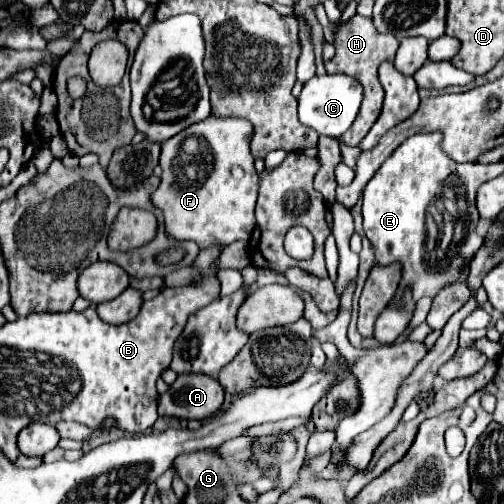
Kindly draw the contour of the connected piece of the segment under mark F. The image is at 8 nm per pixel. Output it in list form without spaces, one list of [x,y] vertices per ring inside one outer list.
[[[210,115],[162,143],[162,183],[152,193],[152,201],[164,211],[170,237],[192,239],[200,249],[250,239],[260,183],[250,141],[252,125],[246,119]]]

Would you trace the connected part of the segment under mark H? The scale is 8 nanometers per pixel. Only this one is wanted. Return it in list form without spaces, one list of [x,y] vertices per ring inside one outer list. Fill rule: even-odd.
[[[354,15],[346,25],[342,25],[336,33],[336,55],[332,61],[326,61],[326,71],[328,73],[346,73],[346,75],[352,75],[356,77],[362,87],[364,87],[364,101],[362,101],[362,107],[360,107],[360,113],[356,117],[356,121],[352,123],[352,127],[348,129],[348,133],[342,135],[342,141],[346,145],[352,145],[356,147],[364,137],[366,133],[372,129],[372,125],[376,123],[378,115],[380,115],[380,109],[382,109],[382,101],[384,101],[384,89],[378,81],[378,65],[390,57],[396,55],[396,49],[398,49],[398,41],[394,35],[384,35],[384,33],[378,33],[372,19],[370,17],[362,17],[362,15]]]

